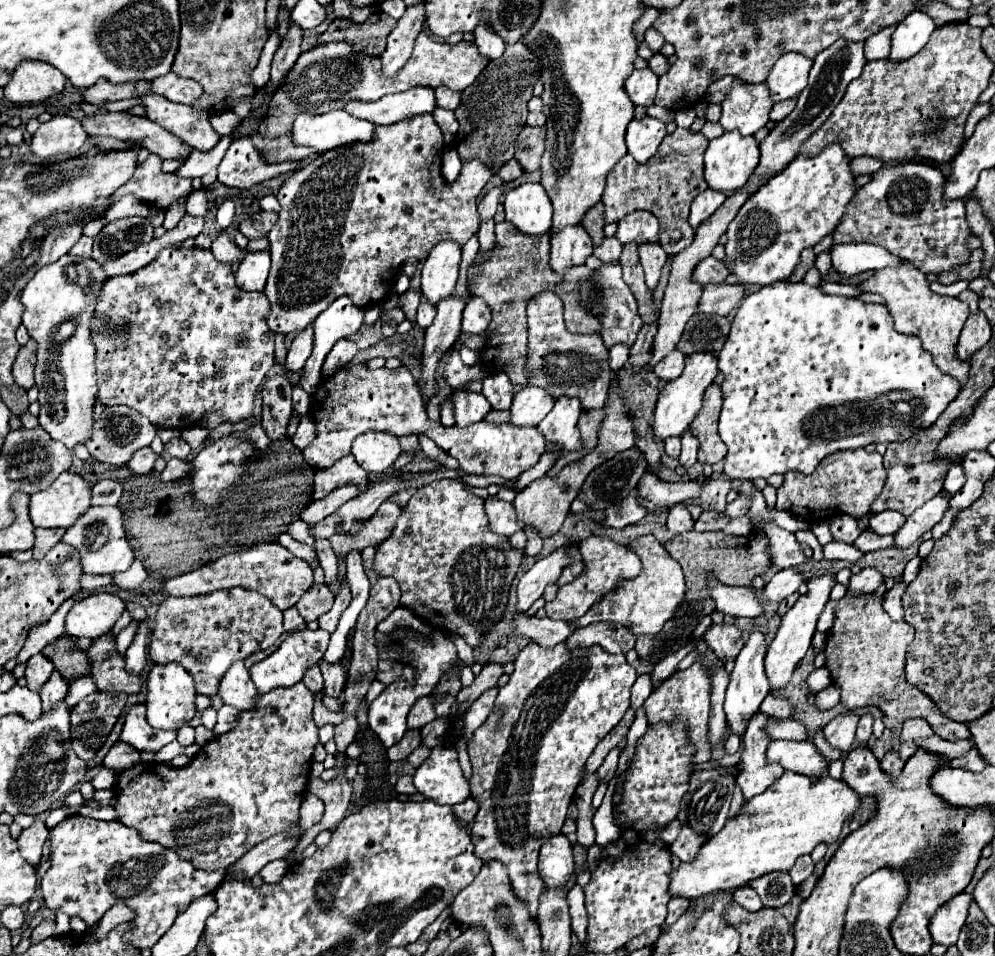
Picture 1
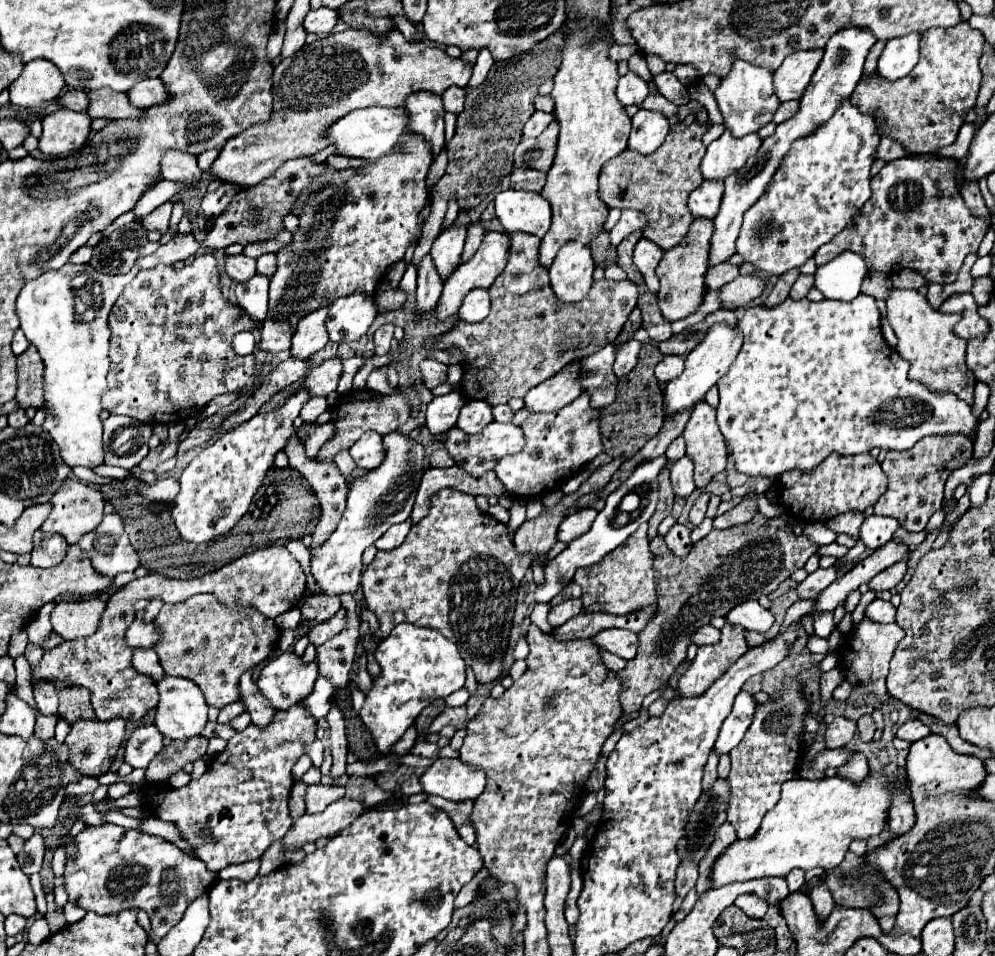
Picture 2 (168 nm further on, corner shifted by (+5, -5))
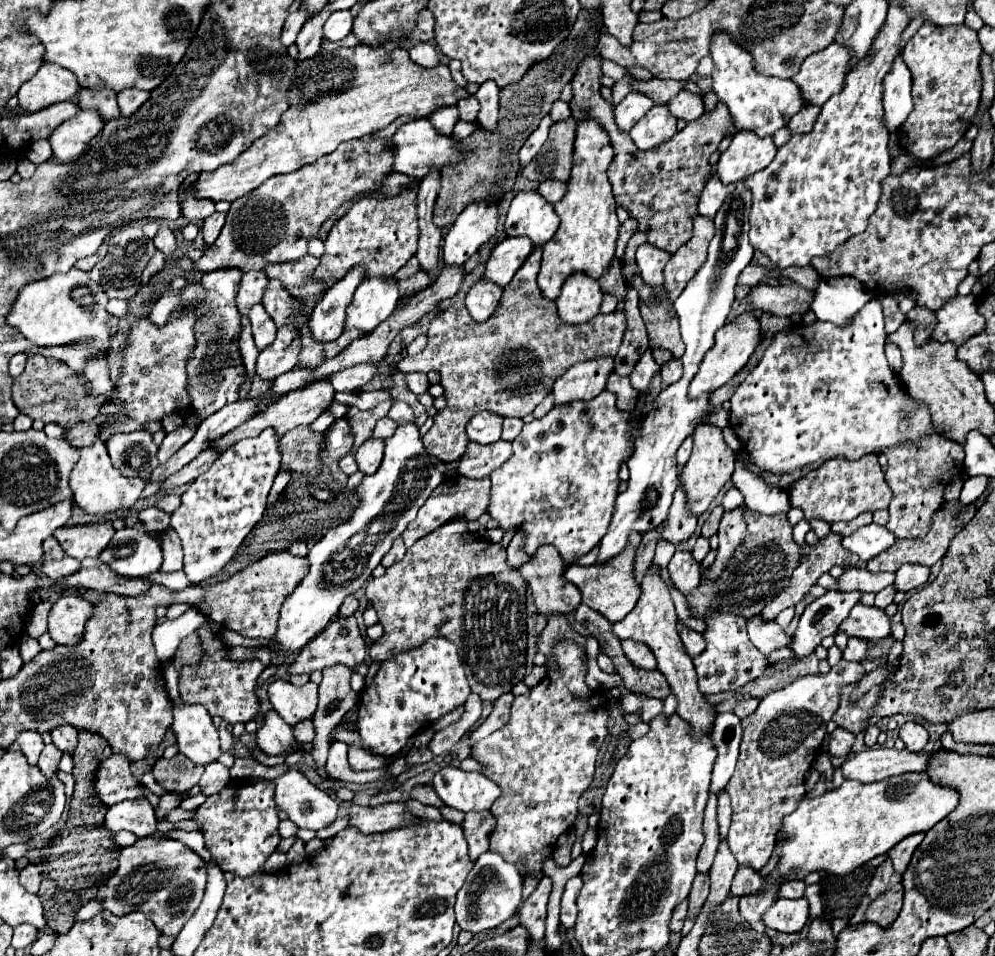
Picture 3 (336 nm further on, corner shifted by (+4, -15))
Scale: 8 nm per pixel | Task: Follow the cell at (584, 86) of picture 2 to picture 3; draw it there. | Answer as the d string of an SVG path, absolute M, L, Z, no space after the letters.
M593 119L577 123L573 171L567 181L567 195L555 203L555 211L561 217L557 233L543 245L543 261L539 271L541 293L555 301L561 295L563 283L573 273L585 273L591 279L599 279L607 273L615 259L615 239L619 231L619 221L615 213L615 195L607 179L607 167L613 159L613 147L609 135Z

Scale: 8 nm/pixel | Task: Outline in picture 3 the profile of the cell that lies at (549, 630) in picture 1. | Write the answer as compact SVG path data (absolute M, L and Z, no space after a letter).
M647 569L645 577L641 581L641 597L639 597L635 609L623 621L613 625L613 633L619 639L633 639L633 641L647 643L651 647L651 651L657 657L657 669L667 677L671 691L677 697L677 715L691 725L691 731L695 737L709 735L713 729L713 721L715 721L715 709L697 687L695 667L693 667L691 657L687 655L687 651L681 643L681 637L677 633L675 605L673 605L669 587L659 573L651 573L651 569Z

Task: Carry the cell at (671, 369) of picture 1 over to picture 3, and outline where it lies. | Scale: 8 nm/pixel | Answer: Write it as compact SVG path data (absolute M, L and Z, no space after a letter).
M671 359L667 365L661 367L661 379L663 379L663 385L671 385L671 383L679 381L681 375L683 375L681 359Z

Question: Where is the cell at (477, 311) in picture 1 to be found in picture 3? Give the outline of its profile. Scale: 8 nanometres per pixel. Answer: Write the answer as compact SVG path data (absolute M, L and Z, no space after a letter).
M479 279L467 293L465 305L475 321L485 321L489 315L497 309L499 299L501 299L503 287L497 283L491 283L489 279Z

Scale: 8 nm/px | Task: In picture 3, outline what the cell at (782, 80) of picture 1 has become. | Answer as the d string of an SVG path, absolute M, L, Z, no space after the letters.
M831 43L827 49L809 55L807 61L803 61L793 81L803 95L807 95L807 103L821 107L831 95L843 89L845 77L851 69L851 55L853 53L847 45Z

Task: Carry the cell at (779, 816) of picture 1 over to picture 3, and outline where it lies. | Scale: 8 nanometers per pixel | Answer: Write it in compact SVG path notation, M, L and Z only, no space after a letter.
M903 773L873 783L847 779L839 789L815 799L803 799L799 807L783 819L779 833L785 833L785 845L777 869L781 877L785 877L797 867L799 879L811 871L845 875L869 859L885 855L901 839L913 833L927 833L957 805L959 793L953 787L933 783L927 773Z

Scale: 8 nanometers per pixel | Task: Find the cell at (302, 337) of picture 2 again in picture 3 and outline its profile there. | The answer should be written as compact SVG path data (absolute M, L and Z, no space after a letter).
M351 267L351 271L339 279L329 291L327 295L323 295L323 299L315 305L309 327L311 327L311 335L313 339L319 341L335 341L343 329L345 329L345 309L353 299L355 289L359 287L359 283L365 279L363 267Z

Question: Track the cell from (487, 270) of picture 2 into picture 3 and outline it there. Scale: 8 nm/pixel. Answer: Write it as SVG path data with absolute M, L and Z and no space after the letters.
M507 237L507 239L503 239L493 249L483 277L491 279L493 283L499 283L501 287L505 287L535 247L537 245L531 239L525 239L525 237Z

